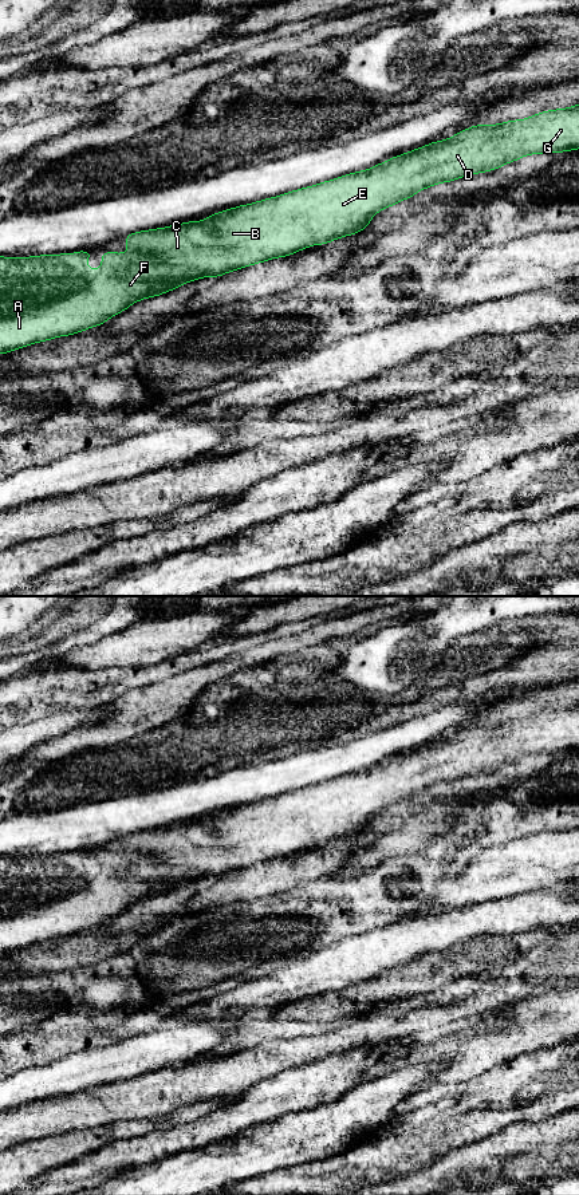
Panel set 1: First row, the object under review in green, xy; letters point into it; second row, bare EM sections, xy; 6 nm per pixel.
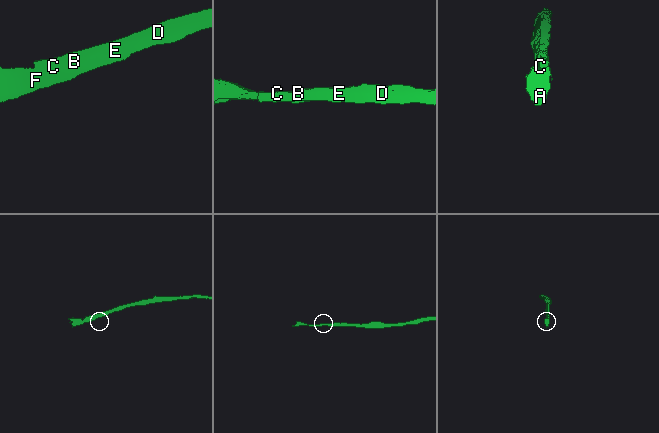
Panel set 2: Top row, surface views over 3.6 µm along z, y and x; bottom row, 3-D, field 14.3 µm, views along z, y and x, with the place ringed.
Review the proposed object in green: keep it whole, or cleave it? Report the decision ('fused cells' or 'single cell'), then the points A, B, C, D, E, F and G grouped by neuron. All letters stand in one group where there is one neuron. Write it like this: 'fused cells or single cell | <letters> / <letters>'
single cell | A B C D E F G

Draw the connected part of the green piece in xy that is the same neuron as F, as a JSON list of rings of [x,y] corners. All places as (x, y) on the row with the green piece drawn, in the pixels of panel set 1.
[[[579,103],[524,119],[474,125],[448,139],[391,157],[366,170],[225,209],[201,221],[130,233],[123,237],[127,252],[103,252],[99,269],[86,265],[94,255],[88,251],[29,257],[0,256],[0,354],[102,326],[134,303],[164,295],[189,281],[220,277],[357,234],[369,226],[378,212],[437,184],[492,171],[532,154],[578,149]]]

